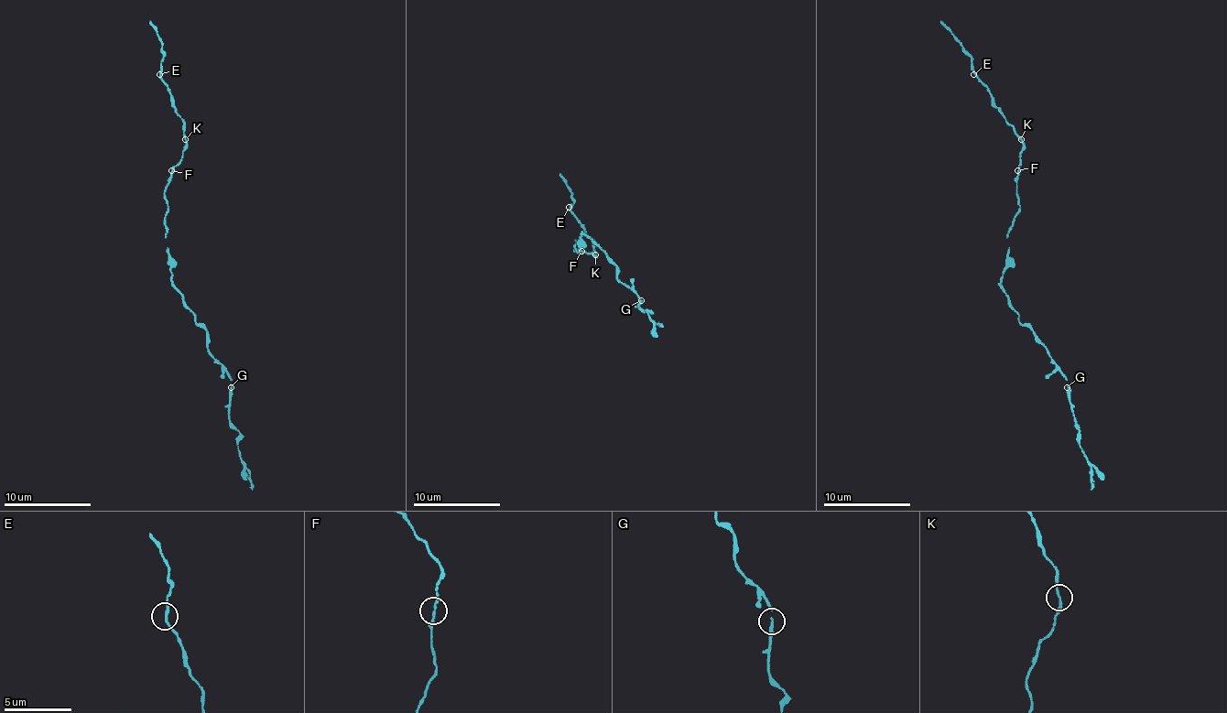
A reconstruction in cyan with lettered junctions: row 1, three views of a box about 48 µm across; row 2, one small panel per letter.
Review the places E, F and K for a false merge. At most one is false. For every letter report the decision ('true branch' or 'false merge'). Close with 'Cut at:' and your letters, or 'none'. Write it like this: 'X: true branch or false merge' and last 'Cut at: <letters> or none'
E: true branch
F: true branch
K: true branch
Cut at: none

